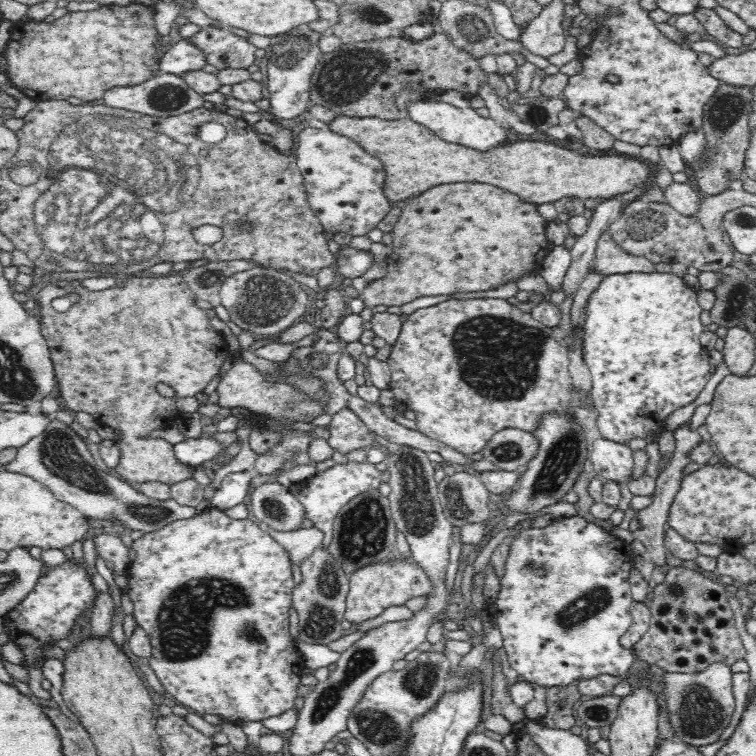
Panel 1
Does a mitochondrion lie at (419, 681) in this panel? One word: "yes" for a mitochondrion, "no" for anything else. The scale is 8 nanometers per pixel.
yes

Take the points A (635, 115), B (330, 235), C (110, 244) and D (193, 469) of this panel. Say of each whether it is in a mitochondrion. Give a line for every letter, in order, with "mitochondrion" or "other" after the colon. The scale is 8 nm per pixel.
A: other
B: other
C: mitochondrion
D: other

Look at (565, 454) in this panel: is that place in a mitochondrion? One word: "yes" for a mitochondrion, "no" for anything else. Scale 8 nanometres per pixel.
yes

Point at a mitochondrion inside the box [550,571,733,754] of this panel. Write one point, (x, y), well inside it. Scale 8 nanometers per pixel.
(698, 713)

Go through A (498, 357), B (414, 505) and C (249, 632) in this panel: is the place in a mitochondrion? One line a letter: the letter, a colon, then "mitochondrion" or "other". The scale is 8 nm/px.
A: mitochondrion
B: mitochondrion
C: mitochondrion

